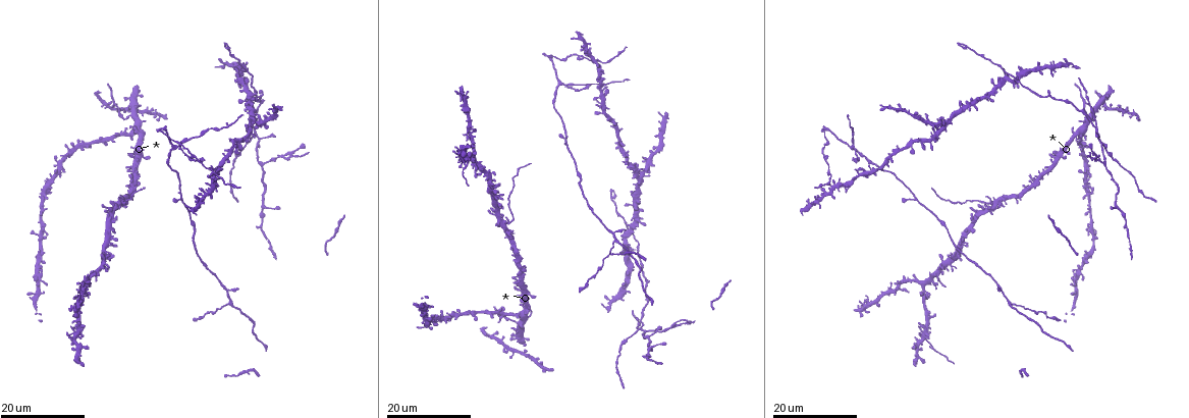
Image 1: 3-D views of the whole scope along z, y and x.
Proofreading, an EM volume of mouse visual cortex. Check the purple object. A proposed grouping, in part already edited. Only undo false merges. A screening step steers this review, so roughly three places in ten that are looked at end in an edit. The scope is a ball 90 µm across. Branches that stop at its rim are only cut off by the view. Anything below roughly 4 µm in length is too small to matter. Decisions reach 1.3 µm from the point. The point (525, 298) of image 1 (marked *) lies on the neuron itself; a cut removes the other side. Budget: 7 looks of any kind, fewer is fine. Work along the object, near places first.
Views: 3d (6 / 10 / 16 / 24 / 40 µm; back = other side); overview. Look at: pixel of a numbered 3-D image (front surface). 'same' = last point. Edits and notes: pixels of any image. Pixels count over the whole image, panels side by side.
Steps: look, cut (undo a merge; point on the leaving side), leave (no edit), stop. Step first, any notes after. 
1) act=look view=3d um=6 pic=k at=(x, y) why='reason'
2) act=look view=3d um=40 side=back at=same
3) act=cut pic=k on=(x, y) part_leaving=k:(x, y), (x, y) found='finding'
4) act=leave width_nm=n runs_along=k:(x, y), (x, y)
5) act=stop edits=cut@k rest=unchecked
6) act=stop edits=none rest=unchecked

act=look view=3d um=16 pic=1 at=(257, 106) why='thick turns thin'

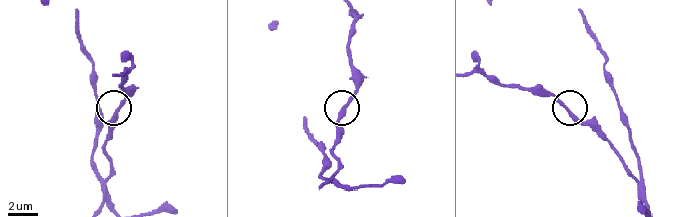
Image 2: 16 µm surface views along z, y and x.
act=look view=3d um=10 pic=2 at=(571, 114)

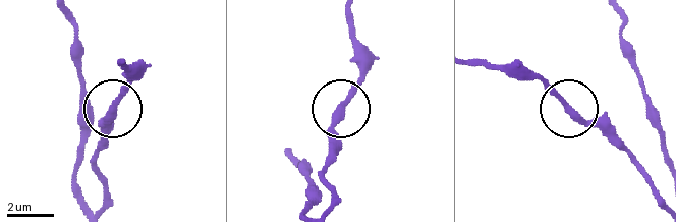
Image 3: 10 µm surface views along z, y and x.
act=leave width_nm=290 runs_along=3:(472, 61), (525, 70), (617, 147) found='continuous, no second neuron'

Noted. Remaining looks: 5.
act=look view=3d um=16 pic=1 at=(993, 205) why='arms run side by side'

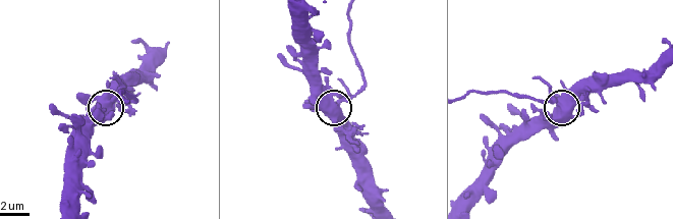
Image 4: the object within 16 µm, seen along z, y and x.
act=look view=3d um=10 pic=4 at=(107, 105) why='closer look'

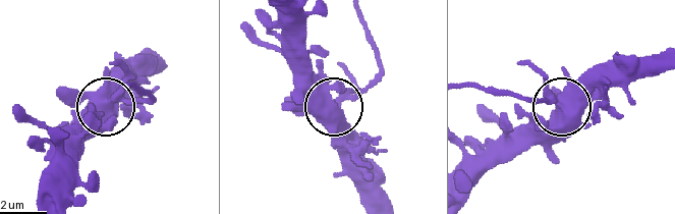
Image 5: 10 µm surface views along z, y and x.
act=cut pic=5 on=(372, 86) width_nm=500 part_leaving=5:(340, 96), (361, 91), (379, 61), (361, 14) found='a second neuron is stuck on'

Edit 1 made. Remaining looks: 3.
act=look view=3d um=24 pic=1 at=(978, 268) why='thick turns thin'

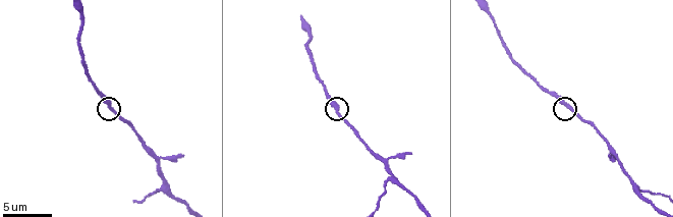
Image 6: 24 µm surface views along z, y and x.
act=look view=3d um=6 pic=6 at=(337, 110)

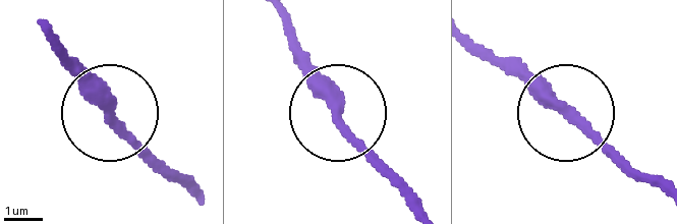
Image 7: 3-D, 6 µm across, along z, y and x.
act=leave width_nm=310 found='continuous, no second neuron'

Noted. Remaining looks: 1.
act=stop edits=cut@5 rest=unchecked

